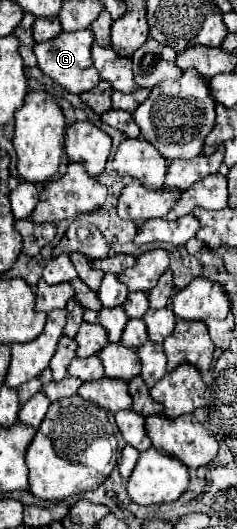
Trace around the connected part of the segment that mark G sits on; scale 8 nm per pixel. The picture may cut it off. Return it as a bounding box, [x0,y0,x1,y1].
[34,29,100,93]

